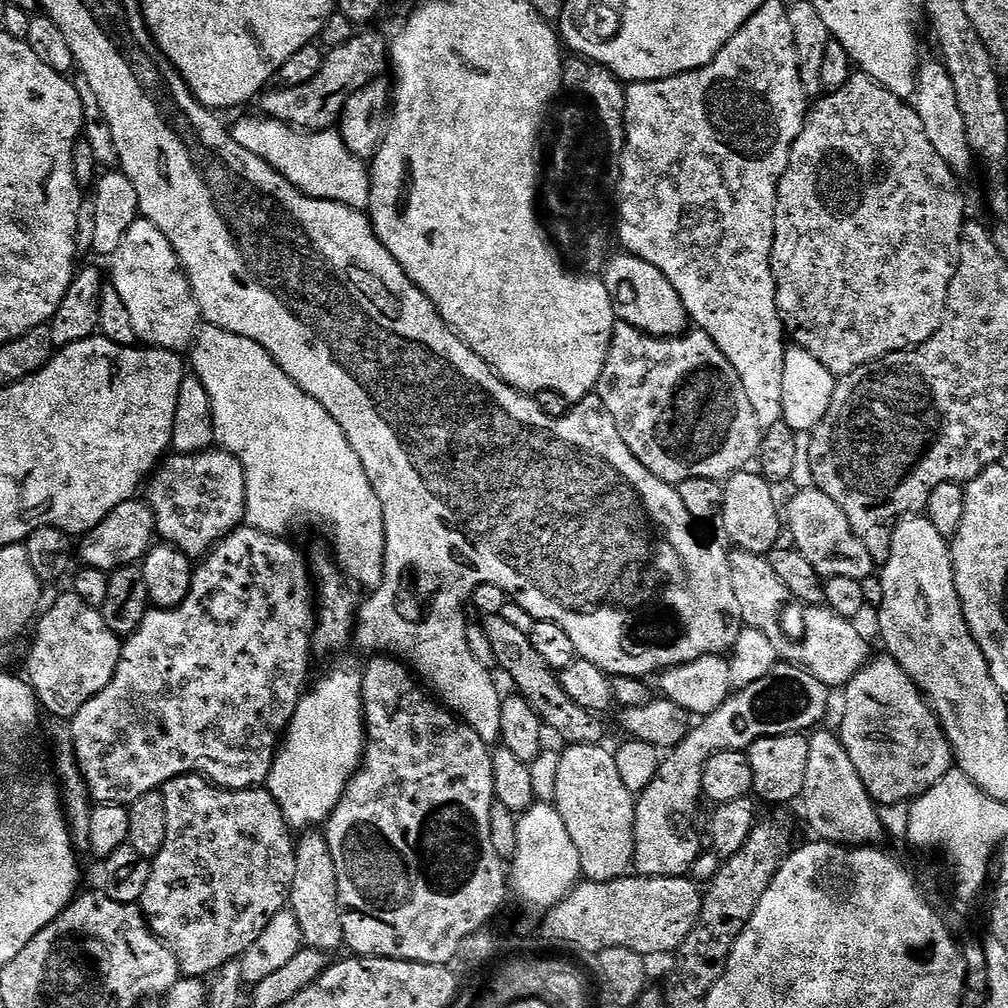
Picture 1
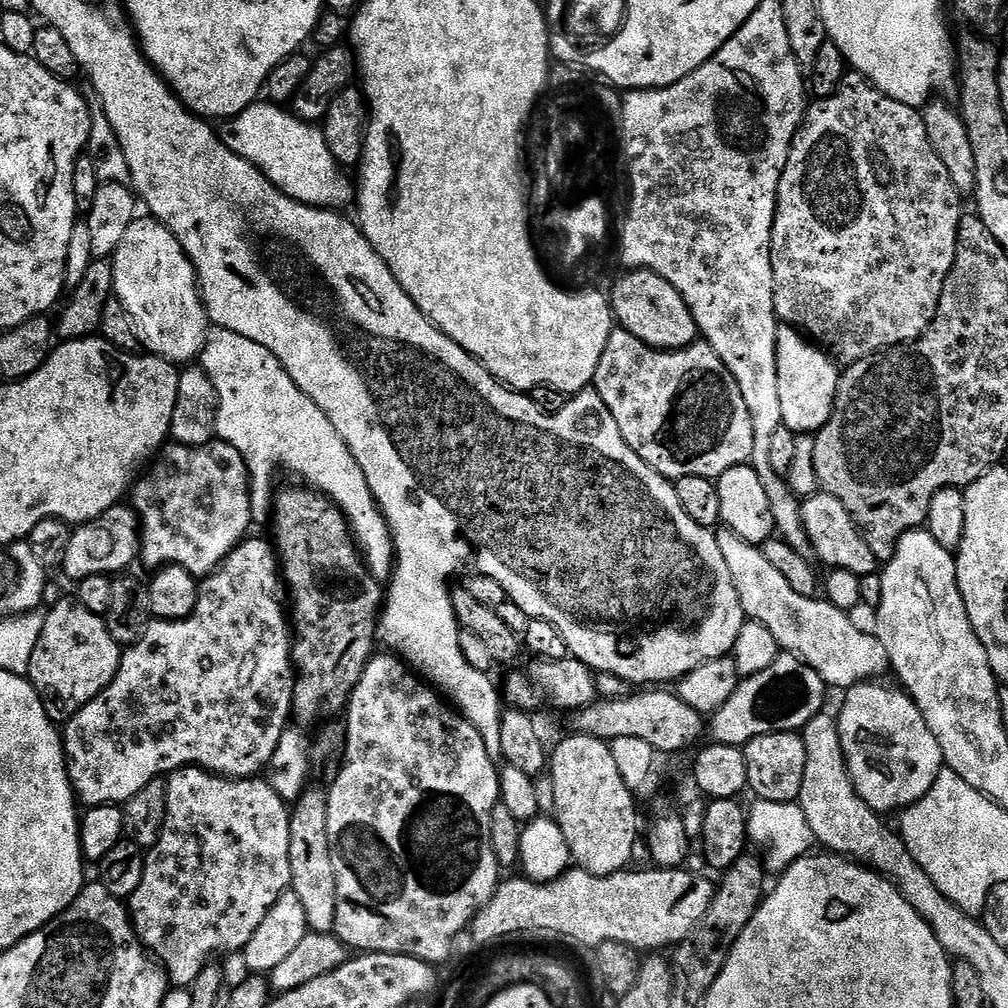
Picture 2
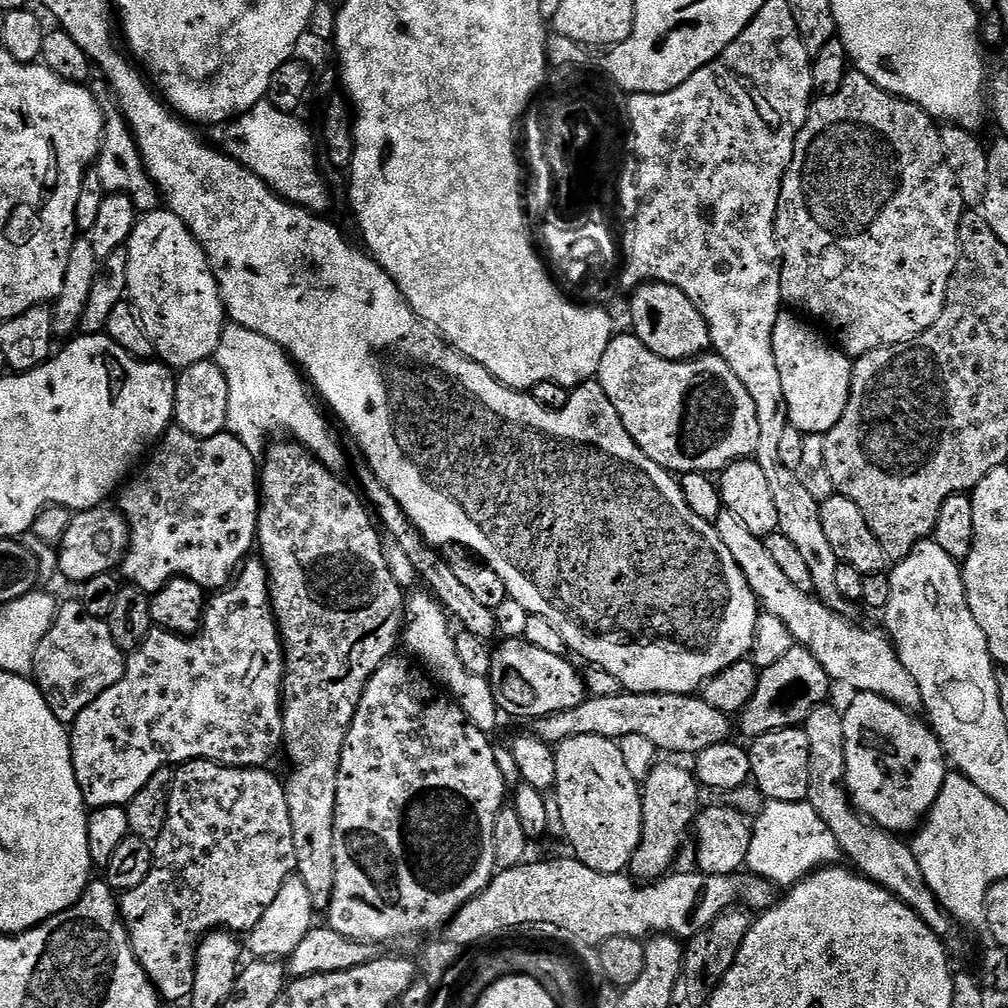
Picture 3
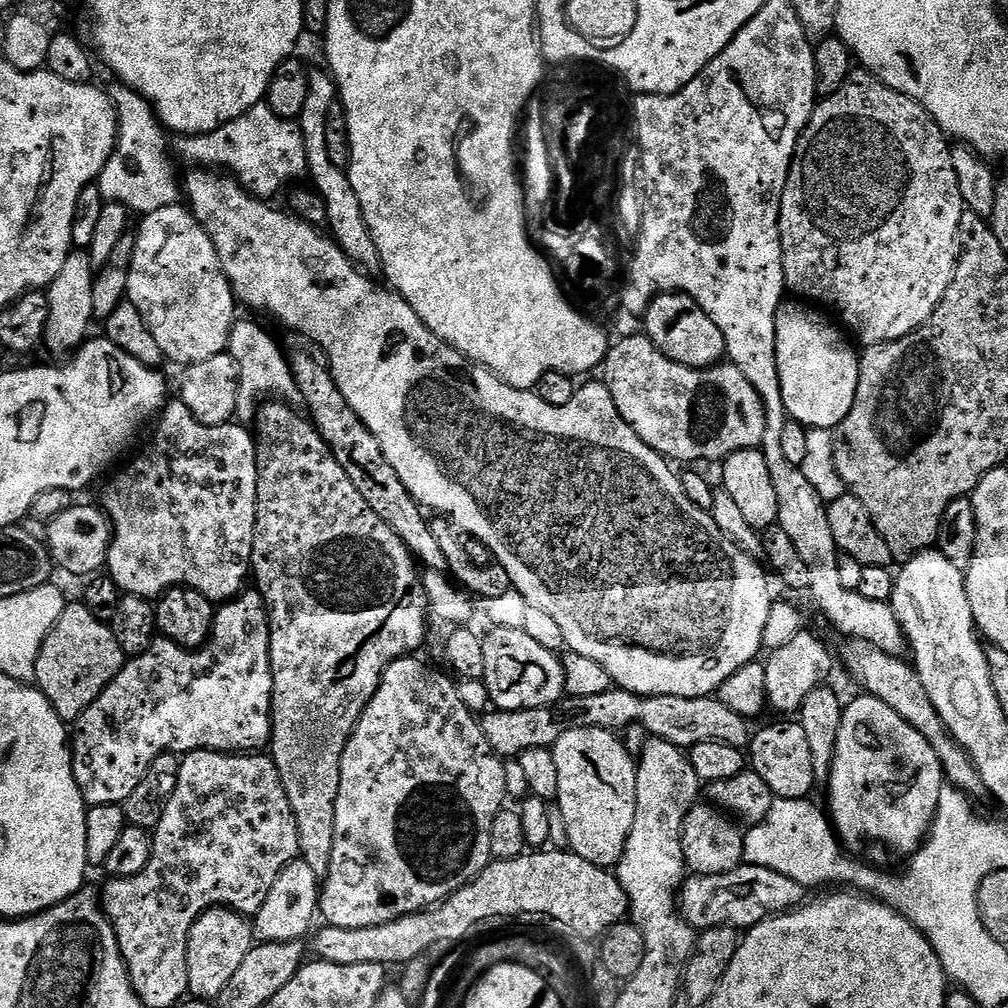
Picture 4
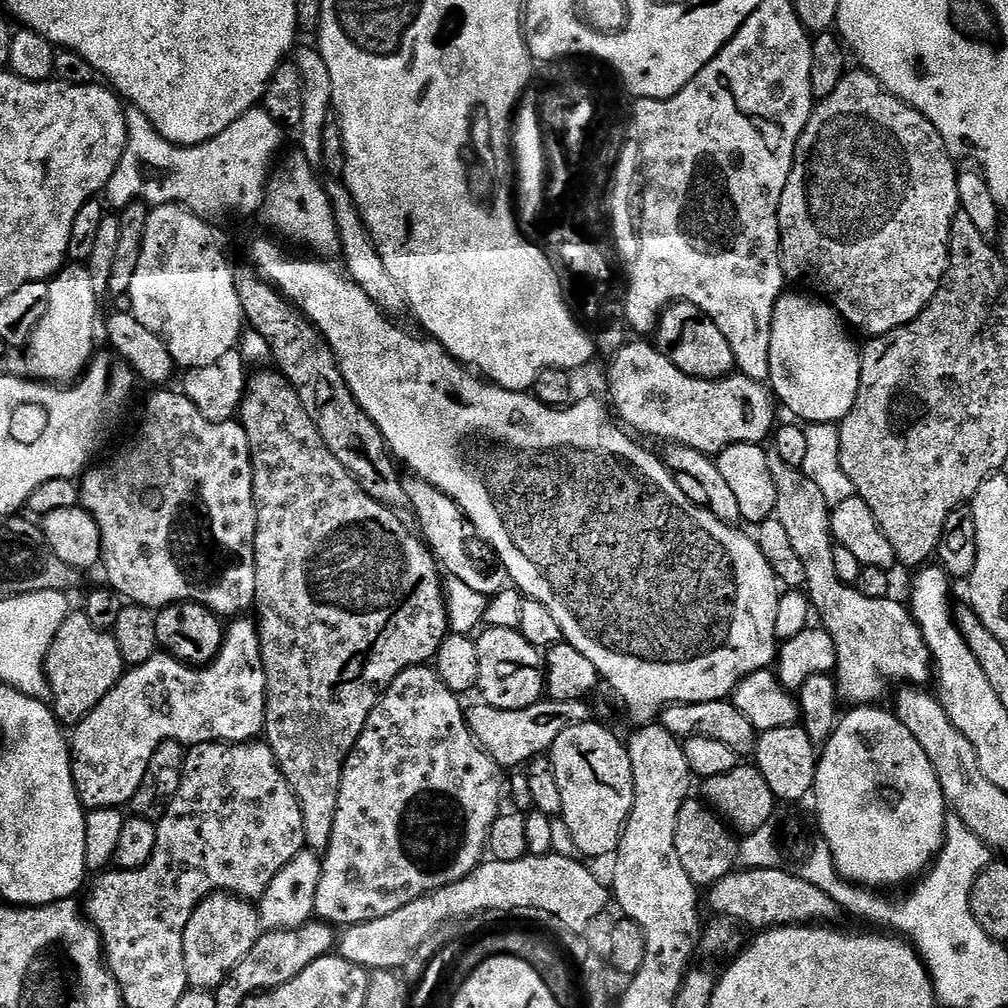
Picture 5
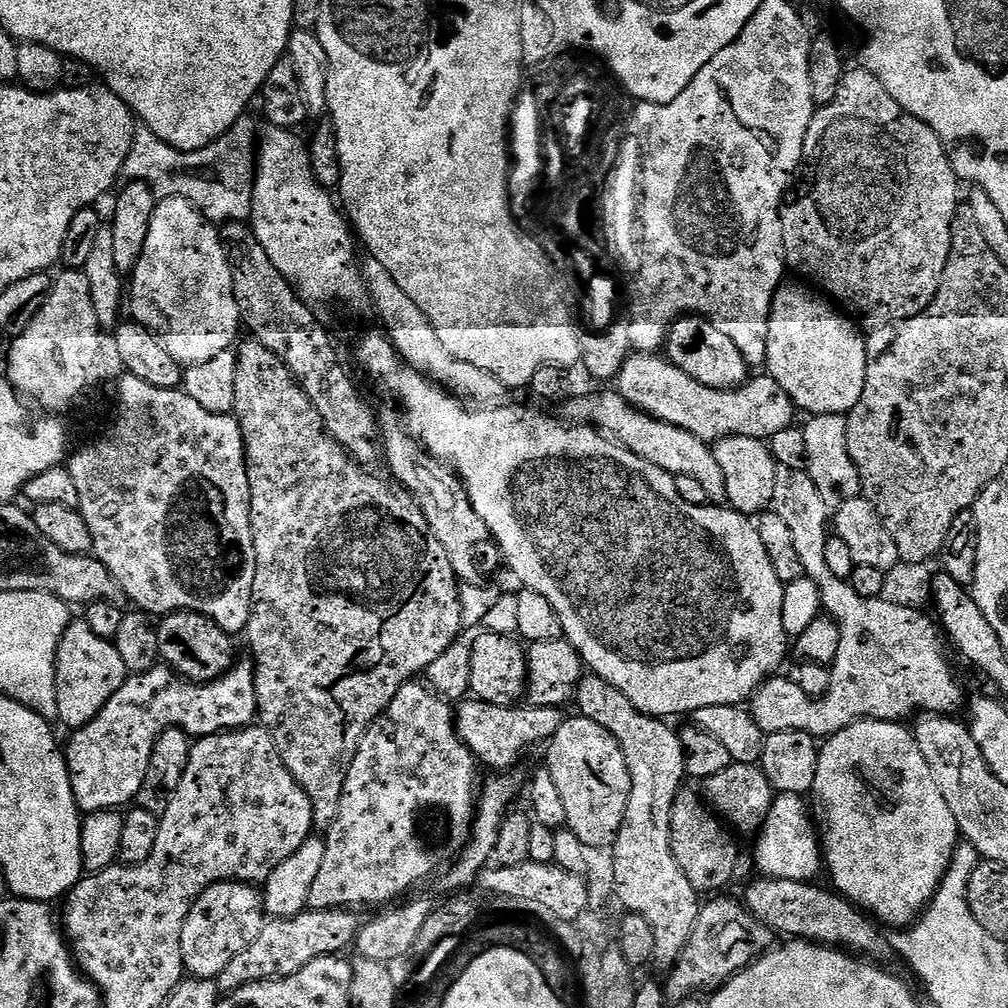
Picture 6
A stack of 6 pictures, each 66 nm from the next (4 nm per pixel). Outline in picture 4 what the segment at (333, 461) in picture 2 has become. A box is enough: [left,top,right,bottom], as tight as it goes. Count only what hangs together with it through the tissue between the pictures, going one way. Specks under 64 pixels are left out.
[227,319,297,422]

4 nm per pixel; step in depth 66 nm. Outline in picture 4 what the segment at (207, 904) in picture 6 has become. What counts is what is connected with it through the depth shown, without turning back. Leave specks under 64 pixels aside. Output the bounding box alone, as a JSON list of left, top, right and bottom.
[186,908,254,1002]

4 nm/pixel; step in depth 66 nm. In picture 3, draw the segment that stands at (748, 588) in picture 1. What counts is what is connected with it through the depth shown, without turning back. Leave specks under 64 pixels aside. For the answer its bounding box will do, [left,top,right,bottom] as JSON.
[714,511,922,710]

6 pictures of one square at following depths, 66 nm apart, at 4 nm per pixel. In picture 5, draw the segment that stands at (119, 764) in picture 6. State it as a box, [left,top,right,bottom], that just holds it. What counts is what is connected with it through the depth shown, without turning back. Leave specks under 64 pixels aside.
[71,618,268,809]

